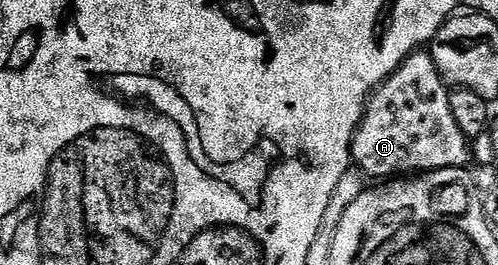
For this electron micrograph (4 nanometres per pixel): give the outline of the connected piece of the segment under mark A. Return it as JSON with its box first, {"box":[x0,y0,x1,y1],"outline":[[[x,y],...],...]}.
{"box":[350,49,472,180],"outline":[[[429,49],[409,54],[398,71],[370,95],[350,149],[353,165],[367,179],[378,178],[374,180],[469,167],[472,142],[460,132],[452,117],[449,95]]]}

